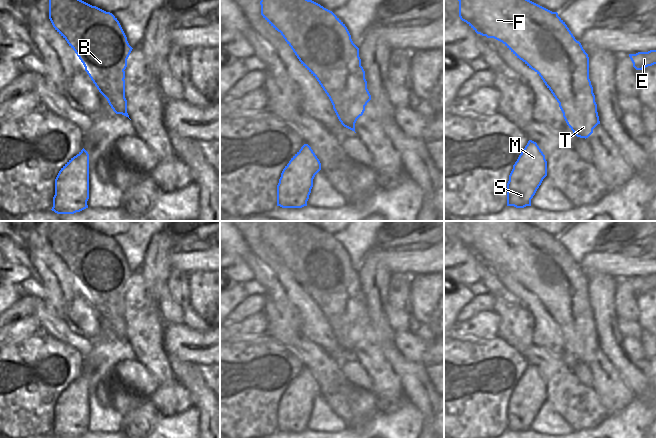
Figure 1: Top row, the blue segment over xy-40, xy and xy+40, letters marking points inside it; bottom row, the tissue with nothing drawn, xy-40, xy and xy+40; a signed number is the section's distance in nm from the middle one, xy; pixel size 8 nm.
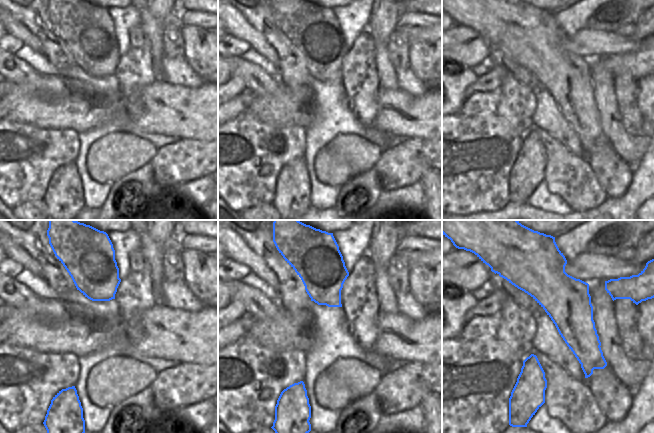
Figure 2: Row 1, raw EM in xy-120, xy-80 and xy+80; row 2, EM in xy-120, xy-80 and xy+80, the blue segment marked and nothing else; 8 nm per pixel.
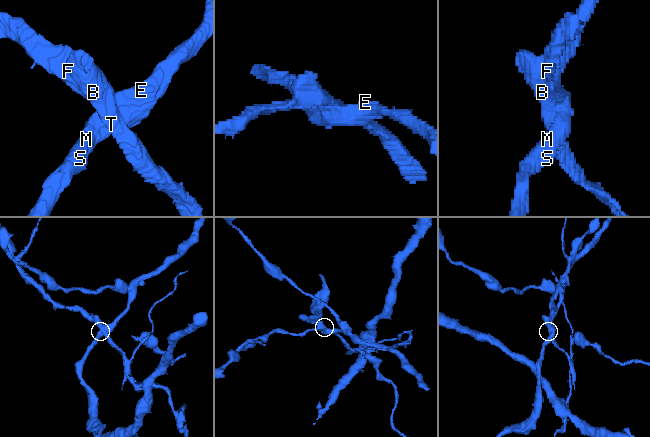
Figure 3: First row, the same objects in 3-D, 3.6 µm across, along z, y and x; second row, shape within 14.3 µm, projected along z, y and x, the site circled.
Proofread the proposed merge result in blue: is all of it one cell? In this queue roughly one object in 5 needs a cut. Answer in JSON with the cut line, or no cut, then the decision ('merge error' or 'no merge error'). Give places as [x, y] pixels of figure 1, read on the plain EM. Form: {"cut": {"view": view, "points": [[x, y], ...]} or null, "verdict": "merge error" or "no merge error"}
{"cut": {"view": "xy+40", "points": [[588, 283], [583, 291], [571, 295], [572, 322], [580, 332]]}, "verdict": "merge error"}

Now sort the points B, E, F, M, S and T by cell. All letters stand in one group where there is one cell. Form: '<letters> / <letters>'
B F T / E M S

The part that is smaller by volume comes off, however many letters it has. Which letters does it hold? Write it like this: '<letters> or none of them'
B, F, T

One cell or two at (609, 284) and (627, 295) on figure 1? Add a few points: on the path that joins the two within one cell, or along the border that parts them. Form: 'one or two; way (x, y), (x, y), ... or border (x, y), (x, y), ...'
two; border (617, 280), (614, 310)

